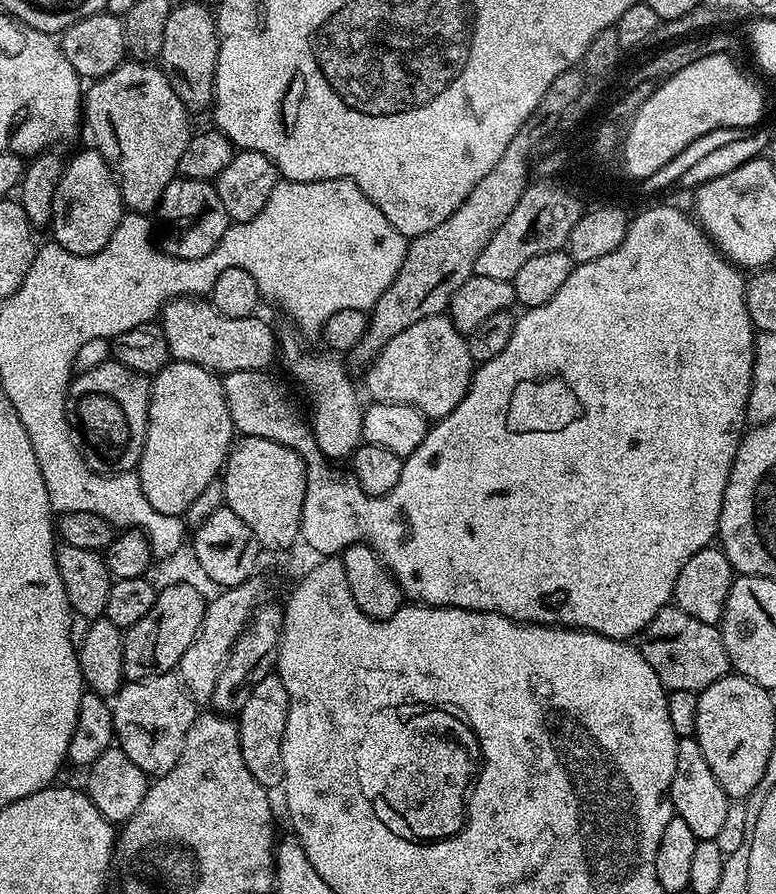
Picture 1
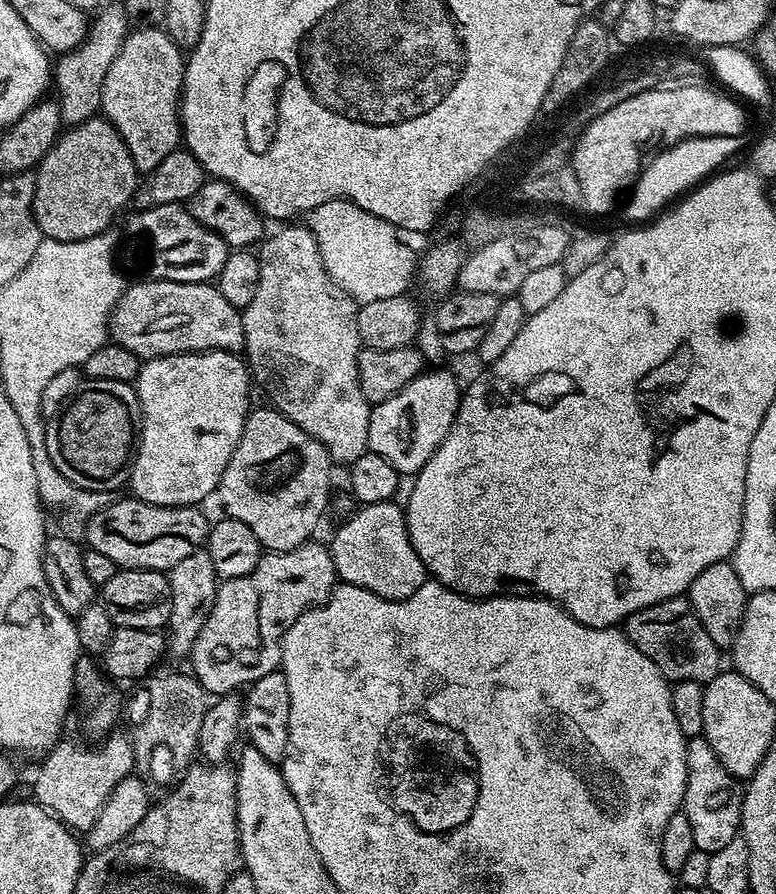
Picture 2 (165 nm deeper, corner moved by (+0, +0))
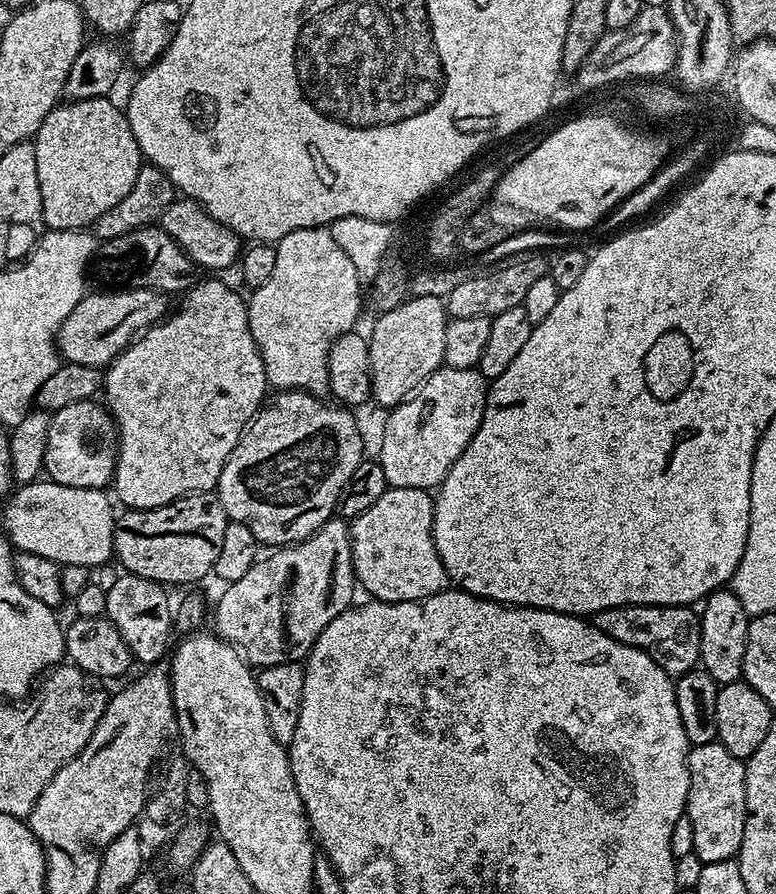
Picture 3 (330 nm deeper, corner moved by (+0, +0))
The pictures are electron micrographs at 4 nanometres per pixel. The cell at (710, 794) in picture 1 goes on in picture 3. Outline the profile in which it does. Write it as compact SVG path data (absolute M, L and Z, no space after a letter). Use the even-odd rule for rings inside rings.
M719 742L694 744L688 749L688 807L686 815L694 826L693 852L706 865L731 860L742 846L746 826L745 761L734 758Z

